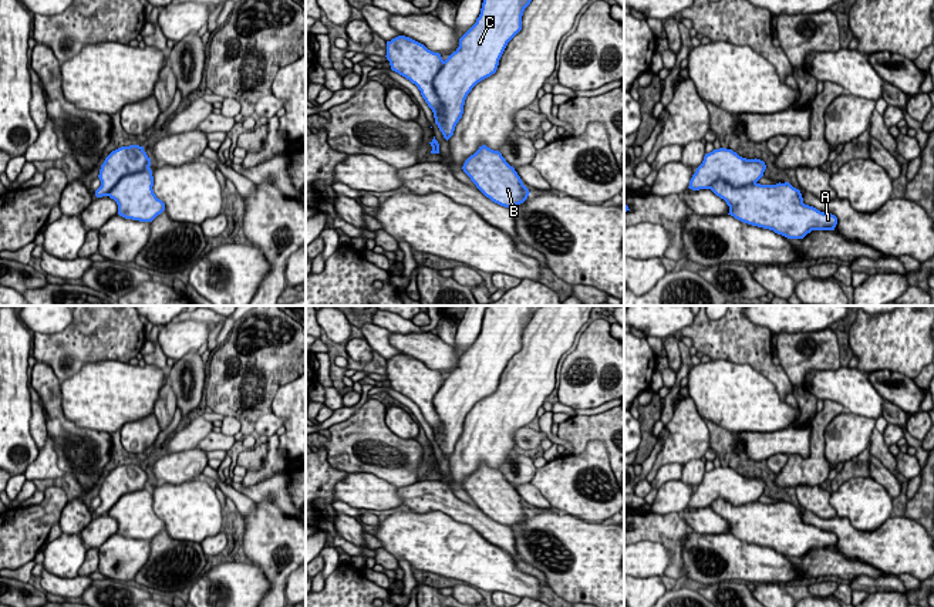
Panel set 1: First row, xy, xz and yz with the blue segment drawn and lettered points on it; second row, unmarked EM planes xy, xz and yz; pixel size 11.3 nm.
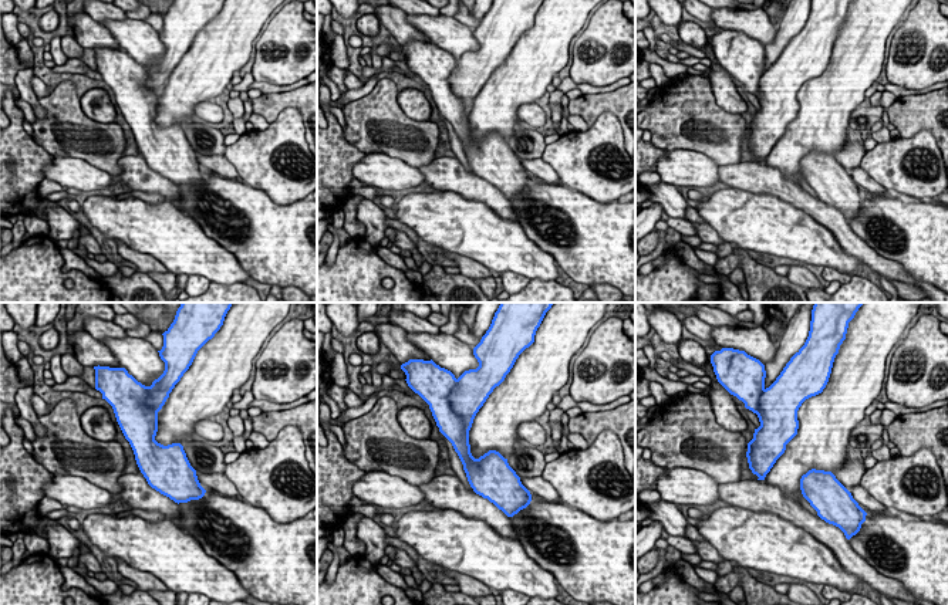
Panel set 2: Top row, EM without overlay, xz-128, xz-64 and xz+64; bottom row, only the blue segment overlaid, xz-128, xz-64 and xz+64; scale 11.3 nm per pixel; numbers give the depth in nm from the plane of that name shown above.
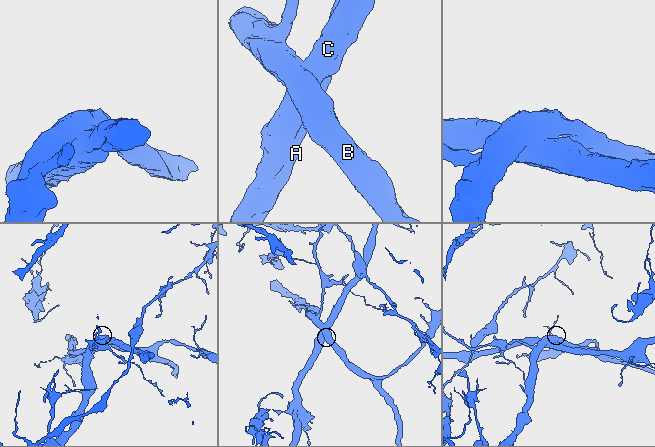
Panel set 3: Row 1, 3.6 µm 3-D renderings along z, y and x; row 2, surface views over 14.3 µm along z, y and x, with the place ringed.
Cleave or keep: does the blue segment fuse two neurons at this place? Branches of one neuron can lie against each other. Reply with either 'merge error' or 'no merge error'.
merge error

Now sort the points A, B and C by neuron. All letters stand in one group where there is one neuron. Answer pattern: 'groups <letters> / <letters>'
groups A C / B

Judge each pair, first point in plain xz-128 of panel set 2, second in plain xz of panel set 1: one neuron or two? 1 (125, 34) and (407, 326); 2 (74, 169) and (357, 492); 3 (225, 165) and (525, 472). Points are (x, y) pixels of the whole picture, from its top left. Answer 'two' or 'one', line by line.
1: two
2: one
3: two

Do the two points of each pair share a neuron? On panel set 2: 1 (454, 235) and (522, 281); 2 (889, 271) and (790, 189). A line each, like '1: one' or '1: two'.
1: two
2: one

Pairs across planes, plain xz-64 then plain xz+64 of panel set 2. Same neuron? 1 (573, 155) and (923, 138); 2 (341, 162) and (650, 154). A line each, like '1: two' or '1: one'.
1: one
2: one

